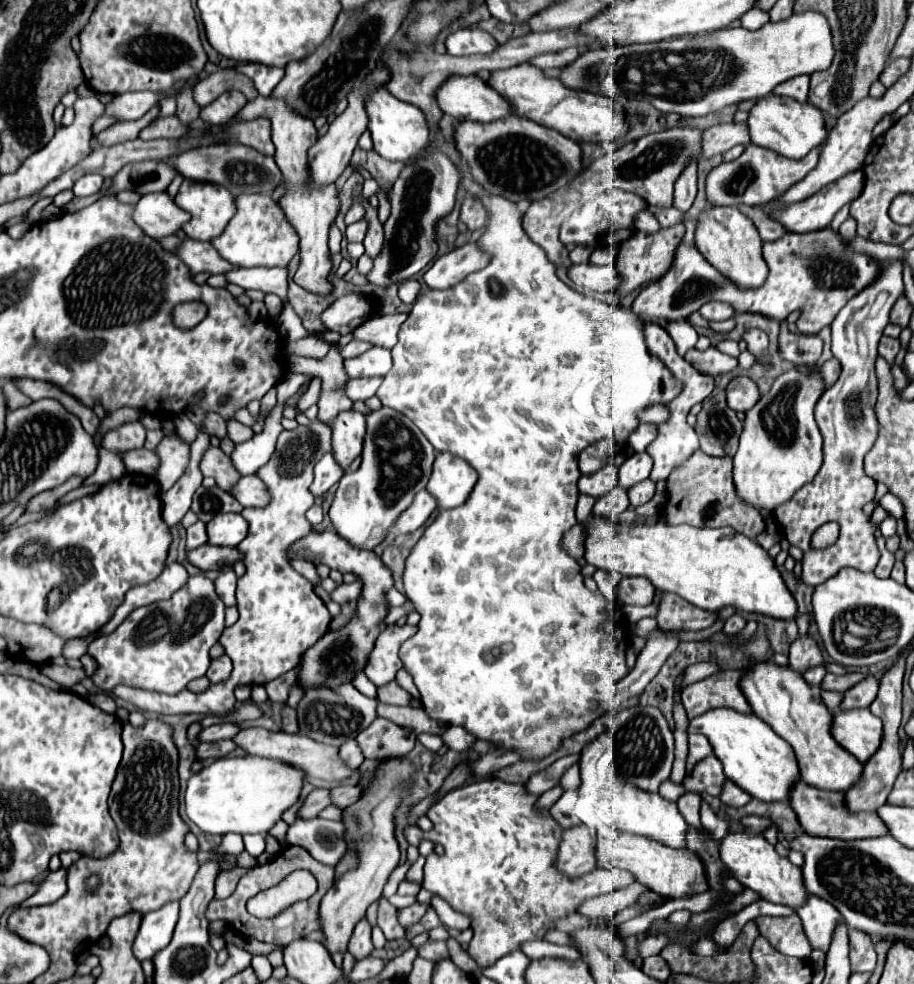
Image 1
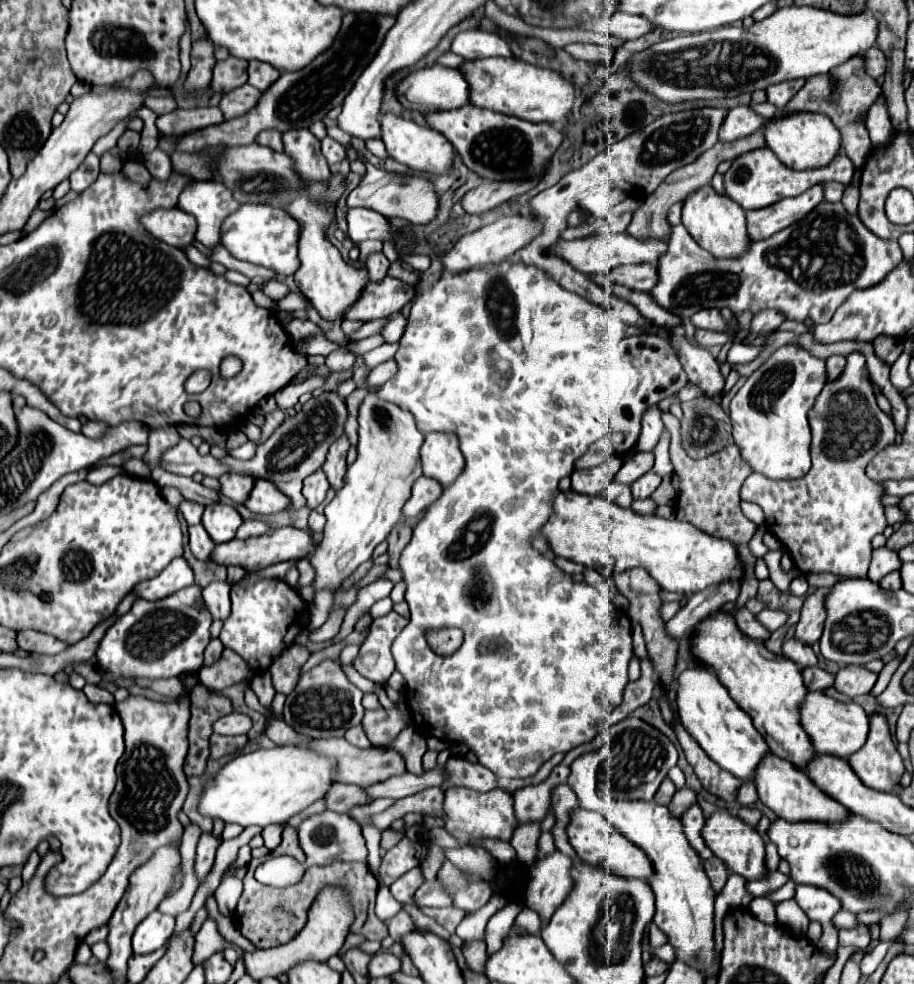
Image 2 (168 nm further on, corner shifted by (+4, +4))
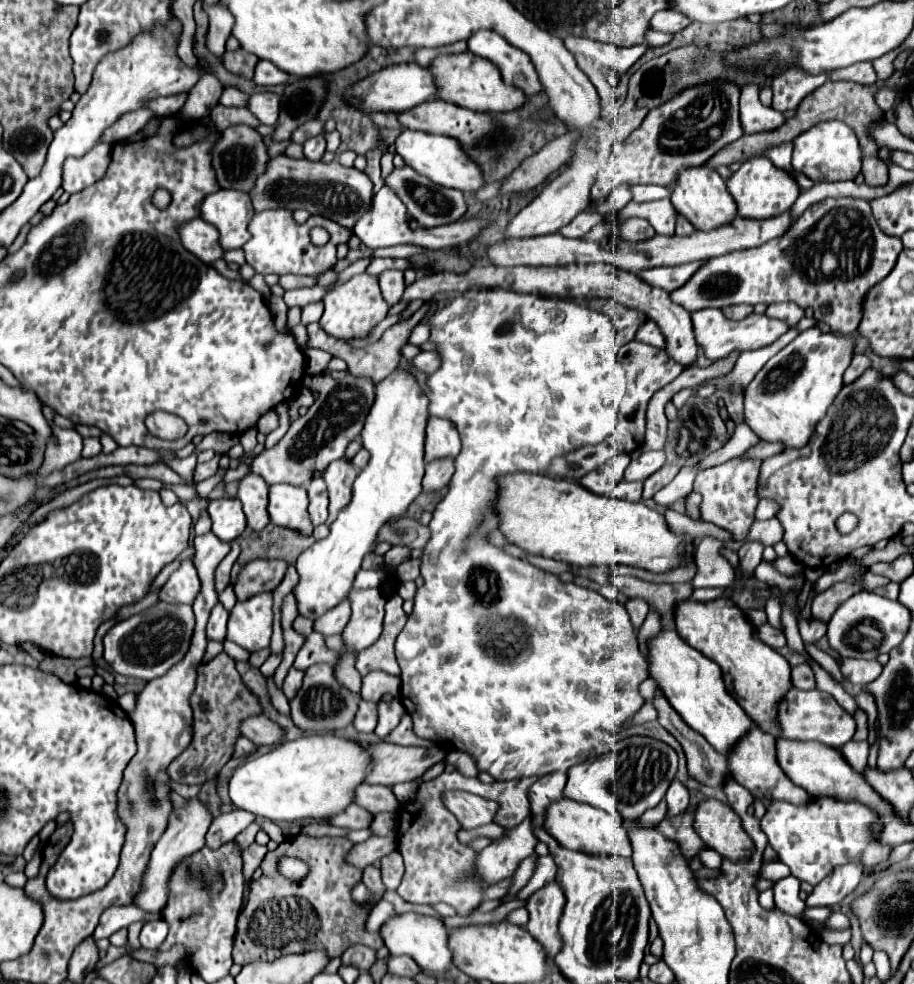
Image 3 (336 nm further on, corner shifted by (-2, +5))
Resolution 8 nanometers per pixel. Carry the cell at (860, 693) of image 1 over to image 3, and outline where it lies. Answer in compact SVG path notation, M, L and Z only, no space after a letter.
M846 658L842 662L842 674L846 680L850 680L856 686L866 686L876 676L880 676L882 664L878 660L856 660L856 658Z

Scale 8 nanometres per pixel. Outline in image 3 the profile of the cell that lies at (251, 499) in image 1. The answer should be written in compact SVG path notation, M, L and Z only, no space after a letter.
M288 484L270 486L268 514L272 524L296 530L302 536L310 536L312 524L306 508L308 508L308 494L304 486L288 486Z

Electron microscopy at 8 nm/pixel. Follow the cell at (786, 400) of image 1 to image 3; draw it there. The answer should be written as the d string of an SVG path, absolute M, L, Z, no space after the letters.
M816 326L800 332L798 338L770 358L756 378L746 386L746 424L762 440L780 440L786 448L806 446L818 420L826 416L836 392L840 392L844 386L844 372L852 362L854 346L854 338L822 332Z

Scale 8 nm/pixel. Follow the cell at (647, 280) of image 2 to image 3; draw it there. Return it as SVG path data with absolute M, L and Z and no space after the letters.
M704 260L698 262L688 262L688 264L678 264L678 266L660 266L660 268L648 268L644 272L638 272L640 278L644 278L648 284L656 288L664 288L666 292L674 292L676 288L684 286L686 280L690 280Z

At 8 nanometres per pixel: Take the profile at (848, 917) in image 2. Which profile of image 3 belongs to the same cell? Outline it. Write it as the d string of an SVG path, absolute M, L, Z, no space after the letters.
M806 906L804 910L804 920L818 920L818 922L826 922L826 918L830 916L830 908L810 908Z

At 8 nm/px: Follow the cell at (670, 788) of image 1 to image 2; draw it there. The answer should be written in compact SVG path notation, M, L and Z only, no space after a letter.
M682 787L674 793L668 809L672 811L674 817L680 817L692 803L696 803L696 793L690 789L690 787Z

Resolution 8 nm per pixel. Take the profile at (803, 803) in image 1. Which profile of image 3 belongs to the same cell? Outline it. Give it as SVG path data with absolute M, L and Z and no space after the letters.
M756 726L752 730L748 730L744 734L744 738L740 738L740 742L730 750L728 758L728 768L730 768L730 776L744 786L746 790L750 790L750 794L758 800L764 802L772 802L772 800L784 800L784 802L792 802L792 804L806 804L810 800L810 794L792 784L788 780L788 776L782 772L782 768L776 762L776 738L768 732L760 732Z

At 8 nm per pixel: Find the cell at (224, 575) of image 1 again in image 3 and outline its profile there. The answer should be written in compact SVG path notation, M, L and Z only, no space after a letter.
M216 604L210 614L210 620L208 620L206 638L222 642L226 638L226 622L228 622L228 612L224 610L222 604Z

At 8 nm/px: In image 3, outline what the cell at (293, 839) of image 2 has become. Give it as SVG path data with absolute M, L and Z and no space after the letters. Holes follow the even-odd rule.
M294 836L284 840L274 852L268 852L260 868L264 876L252 880L246 906L240 910L234 934L234 964L252 964L254 960L276 960L286 954L300 954L312 948L326 948L328 958L338 958L354 944L378 950L382 946L380 932L366 932L364 922L368 910L360 908L350 896L352 886L362 872L346 864L344 856L352 848L346 838L310 838ZM290 854L308 864L308 874L294 882L278 872L278 860Z

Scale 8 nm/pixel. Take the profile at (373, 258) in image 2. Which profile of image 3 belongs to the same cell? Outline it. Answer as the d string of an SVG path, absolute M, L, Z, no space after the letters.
M386 270L382 276L380 276L380 288L382 288L382 296L384 300L388 302L388 306L394 306L402 300L402 294L404 294L404 274L402 270Z

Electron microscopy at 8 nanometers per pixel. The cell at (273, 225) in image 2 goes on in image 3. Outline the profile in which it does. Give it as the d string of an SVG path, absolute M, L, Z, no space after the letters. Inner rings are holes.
M264 210L256 214L248 226L252 238L242 246L246 252L246 262L260 274L304 274L304 276L318 276L328 268L336 266L336 246L346 244L352 236L352 230L324 218L324 216L310 216L304 224L296 224L292 212L282 210ZM322 226L330 232L330 242L326 246L314 246L310 242L310 228Z

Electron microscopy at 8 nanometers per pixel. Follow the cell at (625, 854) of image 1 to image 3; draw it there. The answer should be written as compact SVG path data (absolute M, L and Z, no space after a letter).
M568 798L554 800L548 806L544 828L560 846L564 846L568 850L578 850L578 852L586 852L586 854L614 854L614 856L624 856L624 858L632 856L632 846L630 846L622 816L608 814L608 812L588 806L588 804L580 804L580 802L568 800Z

